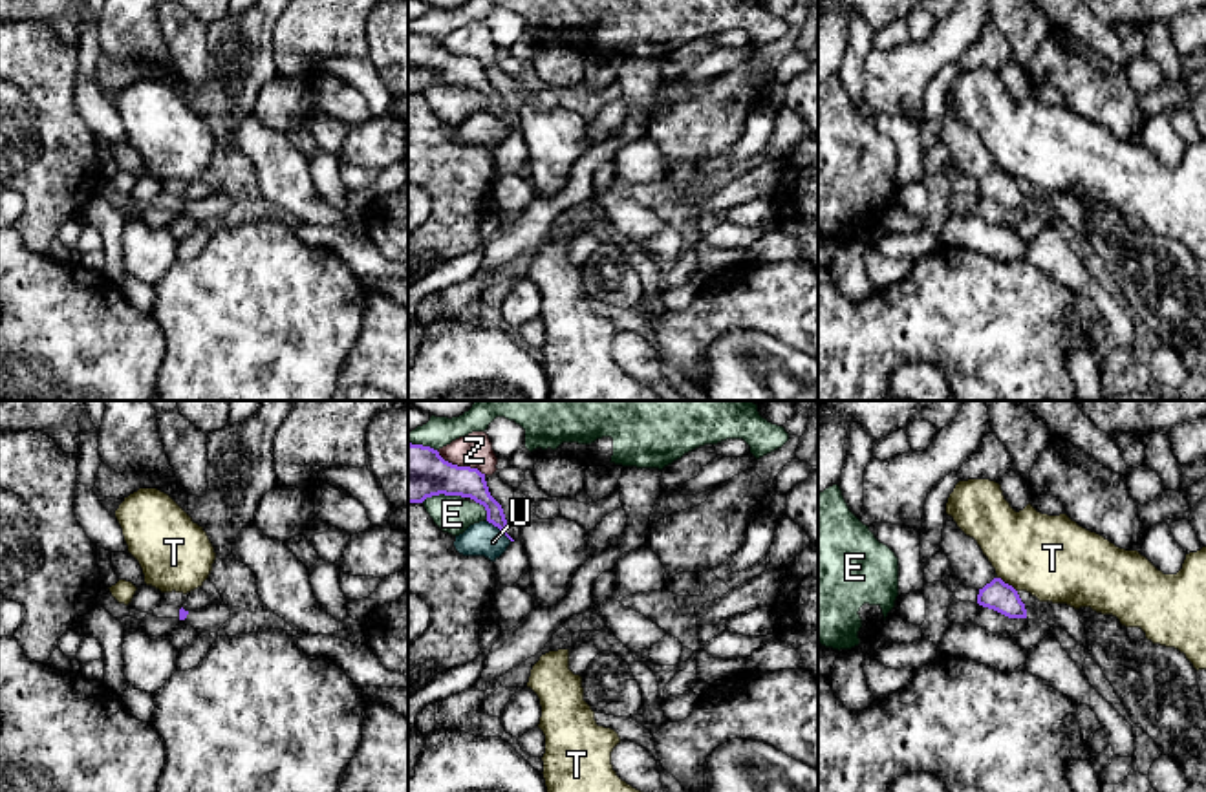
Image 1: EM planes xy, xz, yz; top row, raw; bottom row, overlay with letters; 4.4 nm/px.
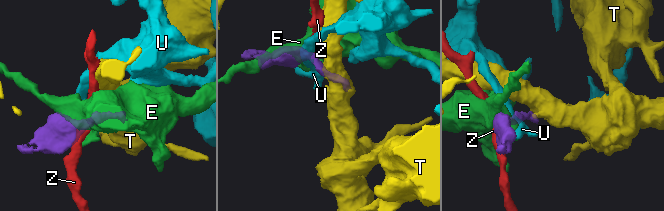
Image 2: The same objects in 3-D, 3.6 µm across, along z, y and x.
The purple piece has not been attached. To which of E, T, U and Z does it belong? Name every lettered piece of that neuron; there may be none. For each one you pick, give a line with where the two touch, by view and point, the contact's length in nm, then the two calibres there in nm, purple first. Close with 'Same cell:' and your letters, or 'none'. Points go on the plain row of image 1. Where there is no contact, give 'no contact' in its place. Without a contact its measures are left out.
Same cell: none

